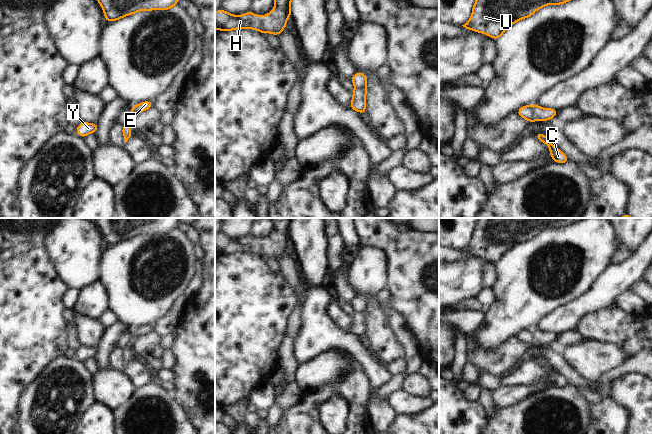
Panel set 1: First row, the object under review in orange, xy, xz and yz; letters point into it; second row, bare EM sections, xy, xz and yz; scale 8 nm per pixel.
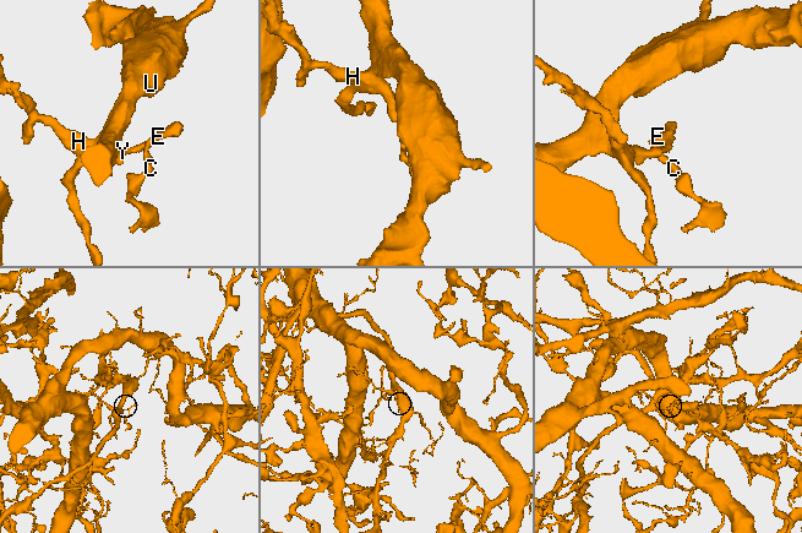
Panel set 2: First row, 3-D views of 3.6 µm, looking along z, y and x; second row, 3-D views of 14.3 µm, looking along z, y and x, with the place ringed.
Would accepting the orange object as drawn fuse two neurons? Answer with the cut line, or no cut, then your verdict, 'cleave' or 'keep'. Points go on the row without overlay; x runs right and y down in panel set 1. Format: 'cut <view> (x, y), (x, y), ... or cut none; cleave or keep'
cut yz (531, 330), (531, 333), (538, 342); cleave

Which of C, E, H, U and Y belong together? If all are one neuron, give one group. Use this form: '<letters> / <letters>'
C / E H U Y

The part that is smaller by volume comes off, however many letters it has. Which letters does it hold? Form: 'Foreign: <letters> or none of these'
Foreign: C

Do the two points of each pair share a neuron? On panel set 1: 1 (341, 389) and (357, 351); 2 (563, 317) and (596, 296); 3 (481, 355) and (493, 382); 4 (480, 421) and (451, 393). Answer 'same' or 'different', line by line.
1: different
2: same
3: different
4: same

